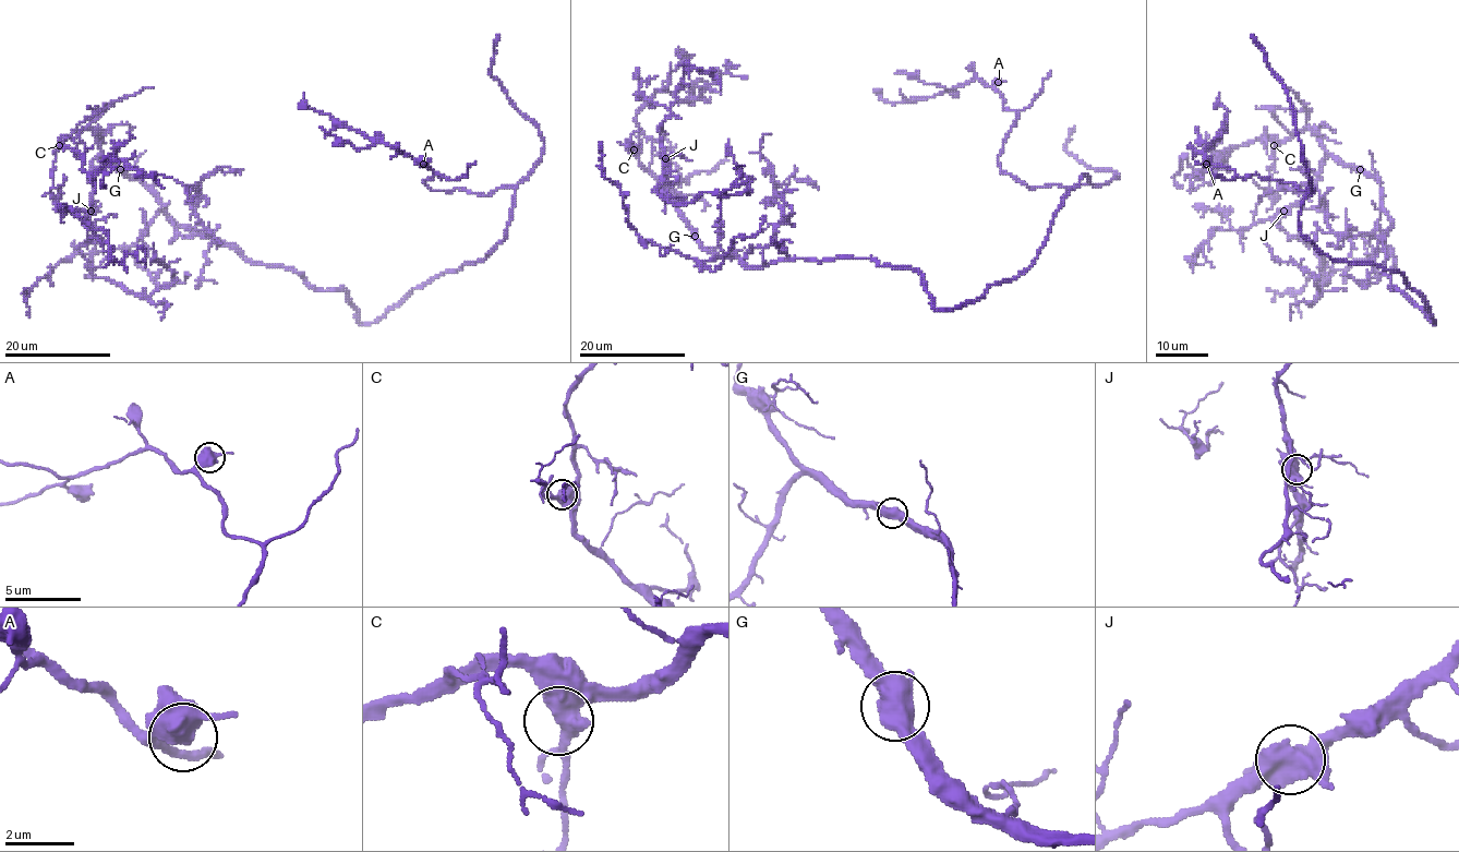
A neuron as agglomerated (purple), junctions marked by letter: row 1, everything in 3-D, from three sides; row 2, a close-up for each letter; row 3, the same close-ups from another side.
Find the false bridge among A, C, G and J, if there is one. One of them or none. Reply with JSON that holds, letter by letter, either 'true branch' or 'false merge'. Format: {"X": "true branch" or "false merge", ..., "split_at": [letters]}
{"A": "true branch", "C": "true branch", "G": "true branch", "J": "true branch", "split_at": []}

